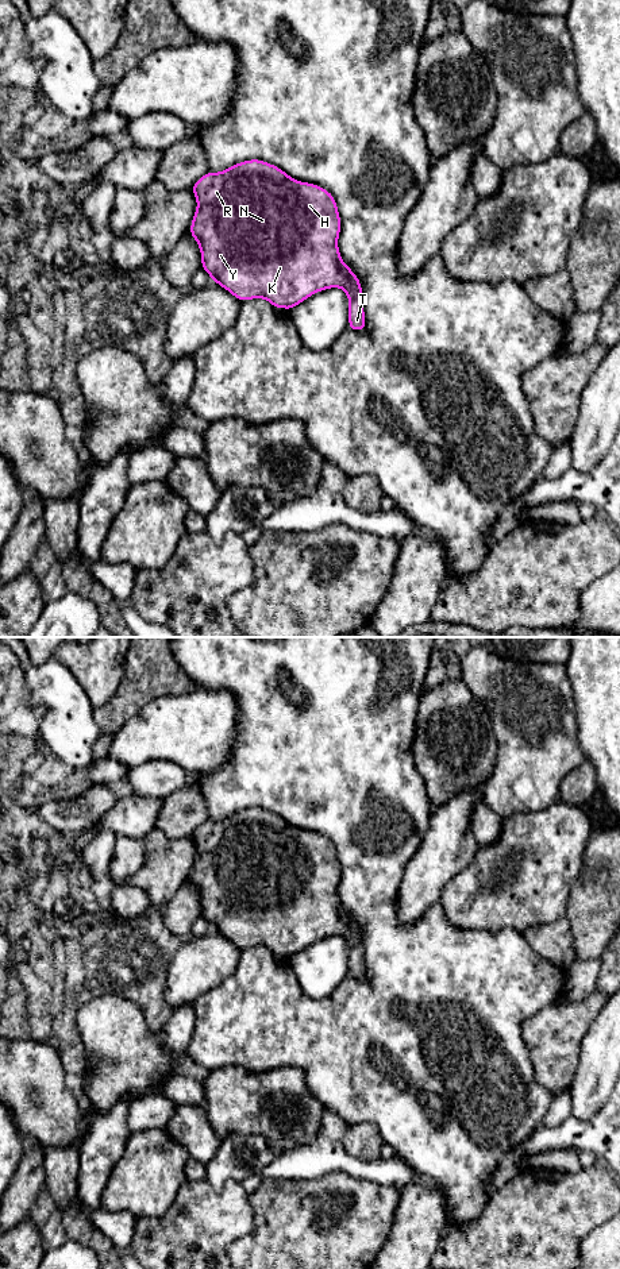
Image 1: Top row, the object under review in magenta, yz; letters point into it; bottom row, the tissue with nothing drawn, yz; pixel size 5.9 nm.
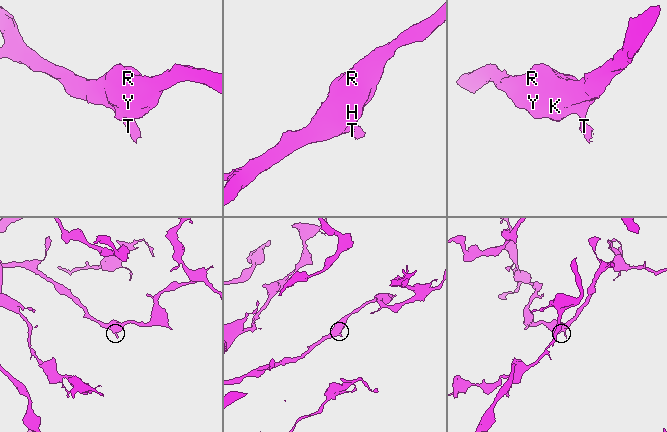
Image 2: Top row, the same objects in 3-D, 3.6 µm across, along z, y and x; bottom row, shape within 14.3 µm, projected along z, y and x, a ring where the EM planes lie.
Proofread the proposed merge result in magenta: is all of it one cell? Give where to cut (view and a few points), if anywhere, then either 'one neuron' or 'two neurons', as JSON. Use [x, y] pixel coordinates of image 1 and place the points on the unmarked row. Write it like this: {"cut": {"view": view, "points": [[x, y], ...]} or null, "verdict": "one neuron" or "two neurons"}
{"cut": null, "verdict": "one neuron"}

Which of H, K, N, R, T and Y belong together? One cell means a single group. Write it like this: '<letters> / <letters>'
H K N R T Y

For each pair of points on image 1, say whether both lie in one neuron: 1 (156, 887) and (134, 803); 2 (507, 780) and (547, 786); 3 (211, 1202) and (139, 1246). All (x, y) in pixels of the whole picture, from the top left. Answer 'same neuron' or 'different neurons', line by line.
1: different neurons
2: same neuron
3: same neuron

